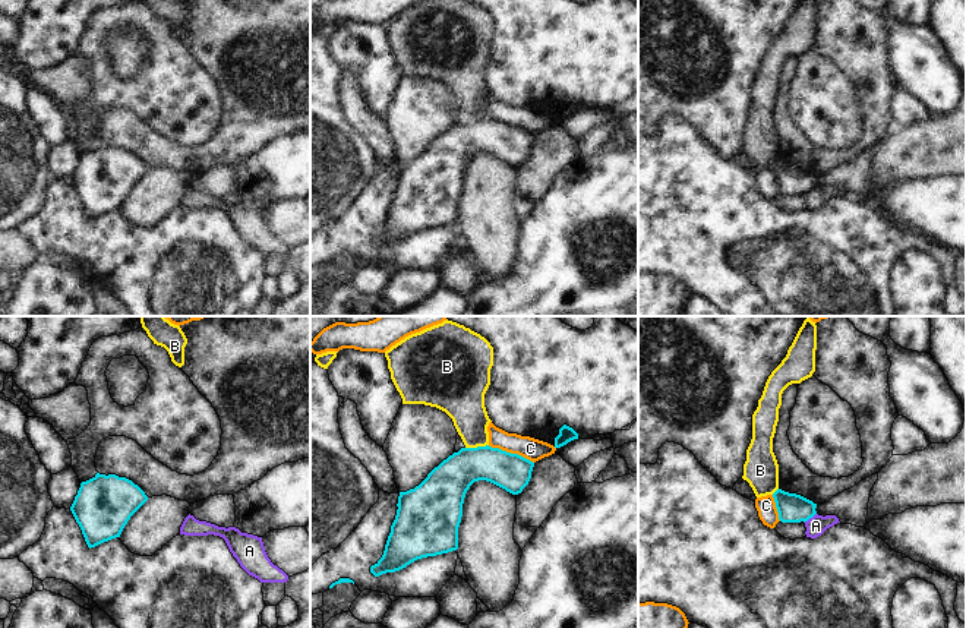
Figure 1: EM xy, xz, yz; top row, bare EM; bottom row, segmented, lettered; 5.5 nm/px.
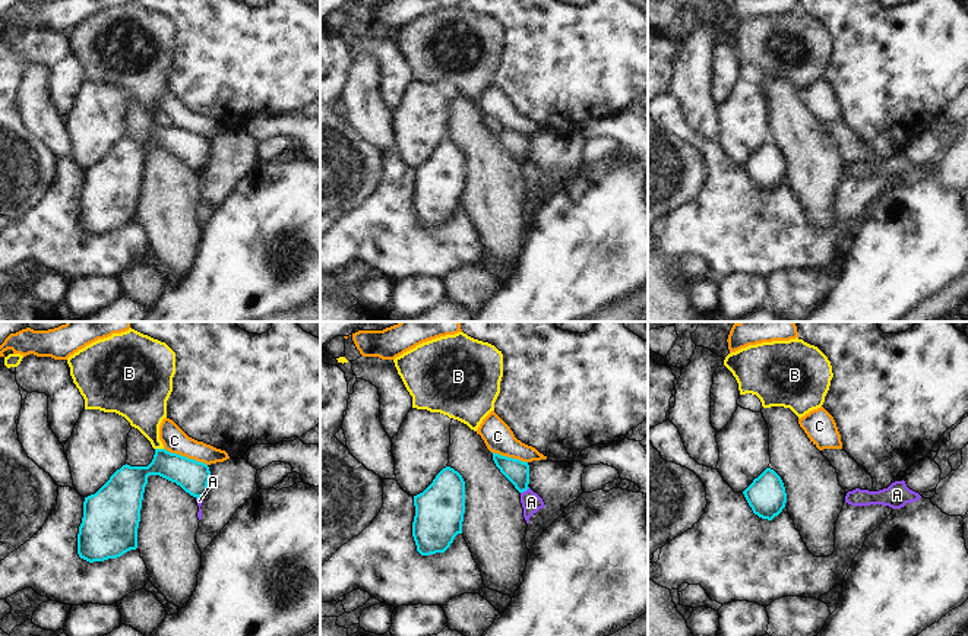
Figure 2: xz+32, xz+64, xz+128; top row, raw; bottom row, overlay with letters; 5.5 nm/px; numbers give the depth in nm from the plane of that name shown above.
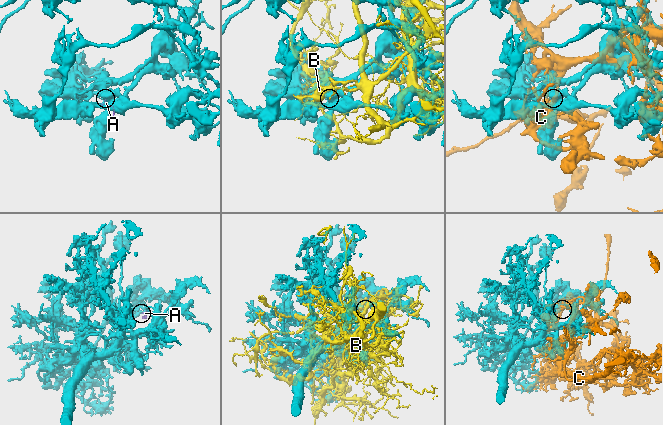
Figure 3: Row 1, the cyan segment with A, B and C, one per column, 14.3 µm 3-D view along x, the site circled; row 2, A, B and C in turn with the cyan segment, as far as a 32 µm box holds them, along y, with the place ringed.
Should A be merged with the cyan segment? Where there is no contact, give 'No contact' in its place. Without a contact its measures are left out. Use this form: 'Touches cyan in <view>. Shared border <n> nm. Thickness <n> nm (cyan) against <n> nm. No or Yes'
Touches cyan in yz. Shared border 90 nm. Thickness 160 nm (cyan) against 110 nm. No

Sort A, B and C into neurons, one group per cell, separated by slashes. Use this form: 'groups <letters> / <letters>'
groups A B / C

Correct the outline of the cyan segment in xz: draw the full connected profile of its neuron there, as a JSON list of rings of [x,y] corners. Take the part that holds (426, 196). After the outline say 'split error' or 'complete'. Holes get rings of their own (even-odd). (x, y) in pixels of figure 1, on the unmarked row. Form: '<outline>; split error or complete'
[[[489,117],[461,120],[454,124],[435,139],[419,158],[400,164],[397,187],[383,227],[370,239],[370,244],[379,249],[400,243],[417,231],[457,223],[463,176],[470,158],[474,154],[486,152],[512,167],[518,167],[528,157],[533,139],[533,133]]]; complete

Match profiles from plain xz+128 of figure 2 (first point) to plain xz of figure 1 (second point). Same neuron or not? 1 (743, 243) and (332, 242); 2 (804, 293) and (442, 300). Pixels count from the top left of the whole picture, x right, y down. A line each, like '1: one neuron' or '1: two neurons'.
1: one neuron
2: two neurons

